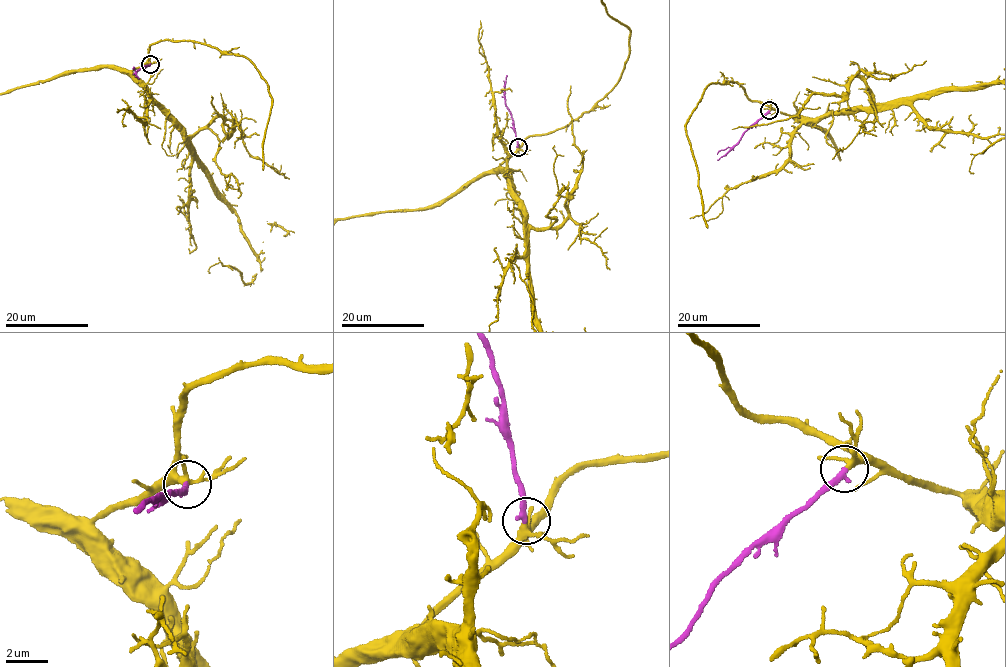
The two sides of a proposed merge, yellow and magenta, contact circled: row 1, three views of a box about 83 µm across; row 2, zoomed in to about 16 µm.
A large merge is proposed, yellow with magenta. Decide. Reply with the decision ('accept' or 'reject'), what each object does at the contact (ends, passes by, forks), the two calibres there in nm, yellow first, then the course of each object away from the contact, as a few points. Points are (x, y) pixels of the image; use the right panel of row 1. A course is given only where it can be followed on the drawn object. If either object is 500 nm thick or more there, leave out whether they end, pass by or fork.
accept; yellow forks; magenta ends; calibres 220 and 300 nm; course magenta (768, 111), (717, 160)

